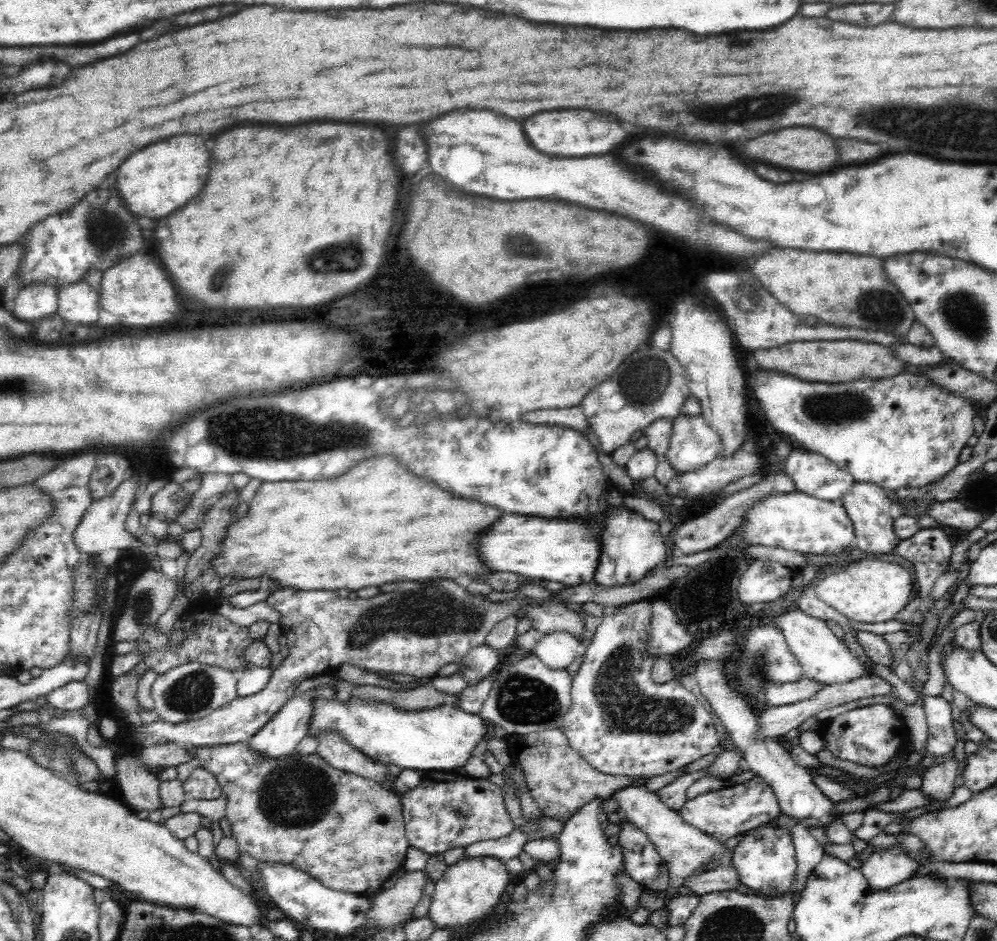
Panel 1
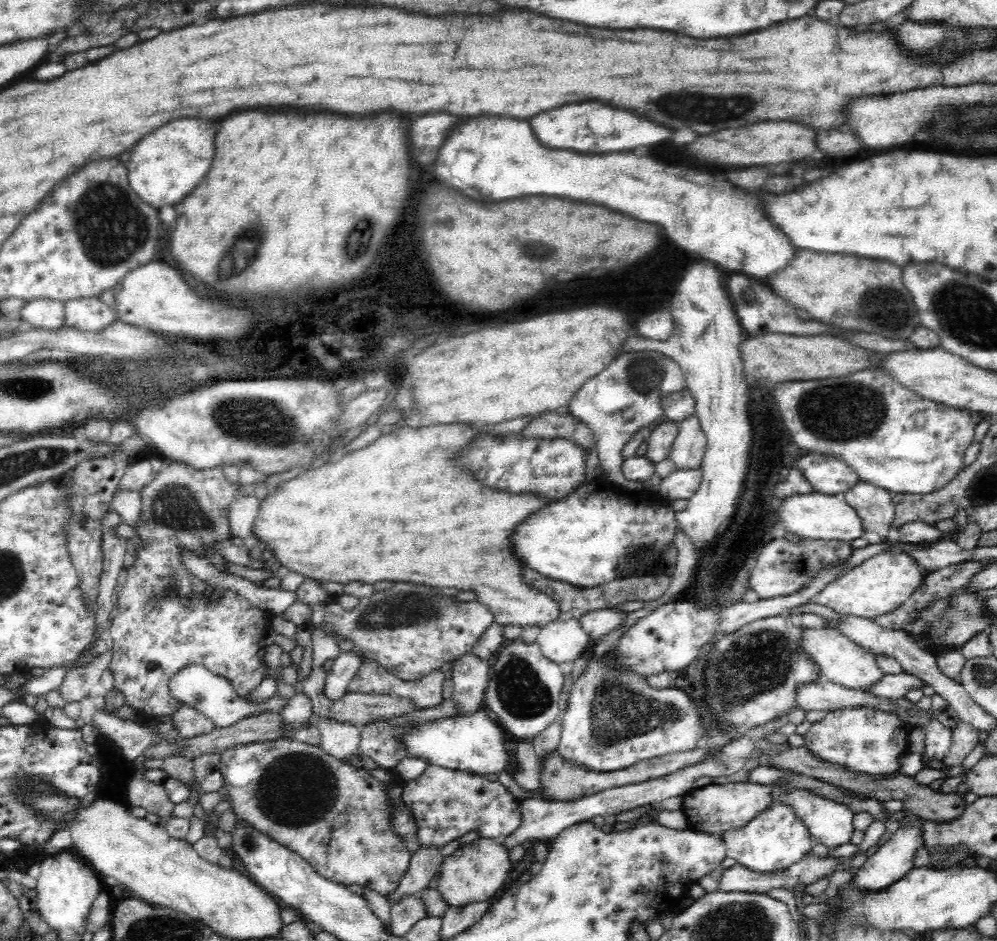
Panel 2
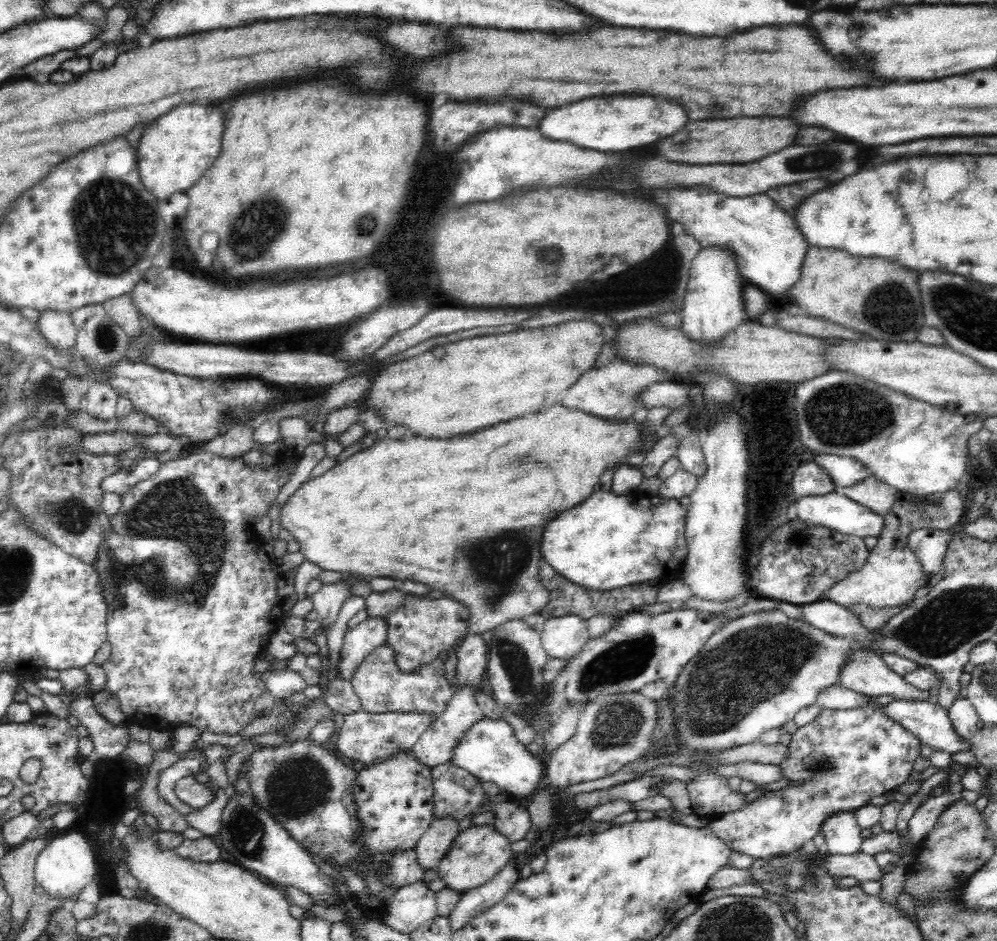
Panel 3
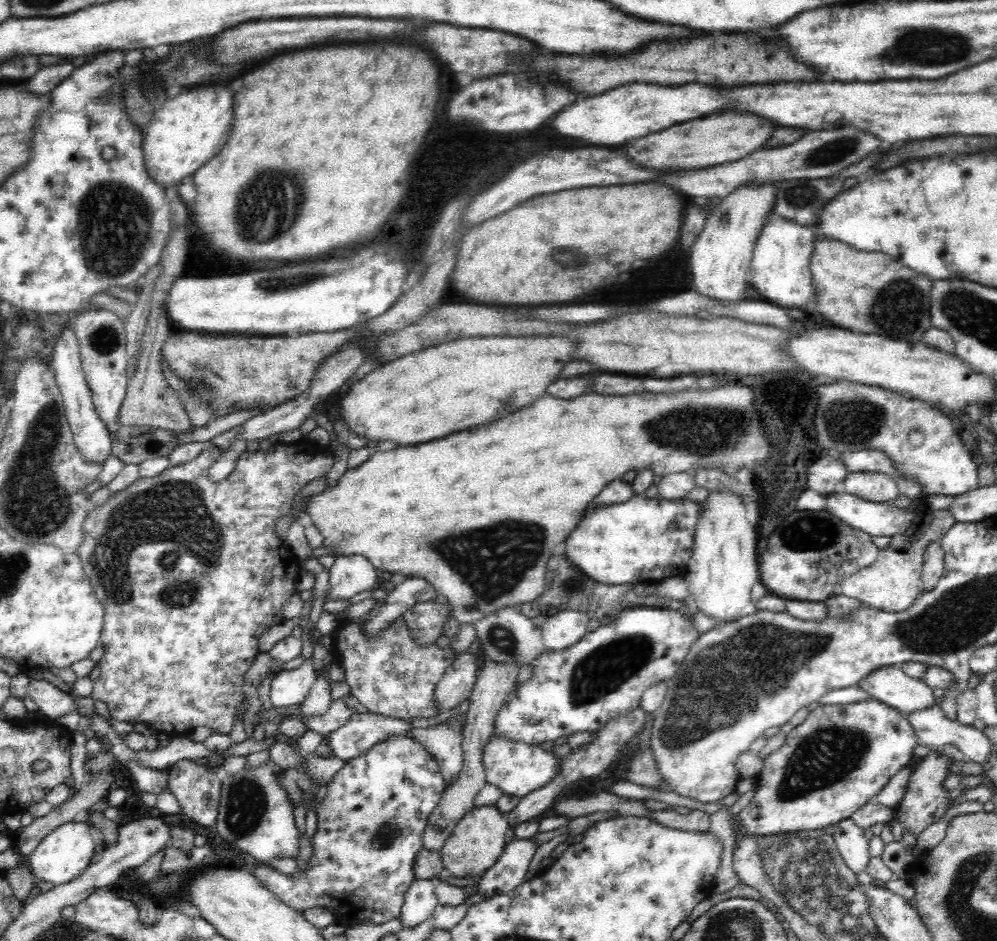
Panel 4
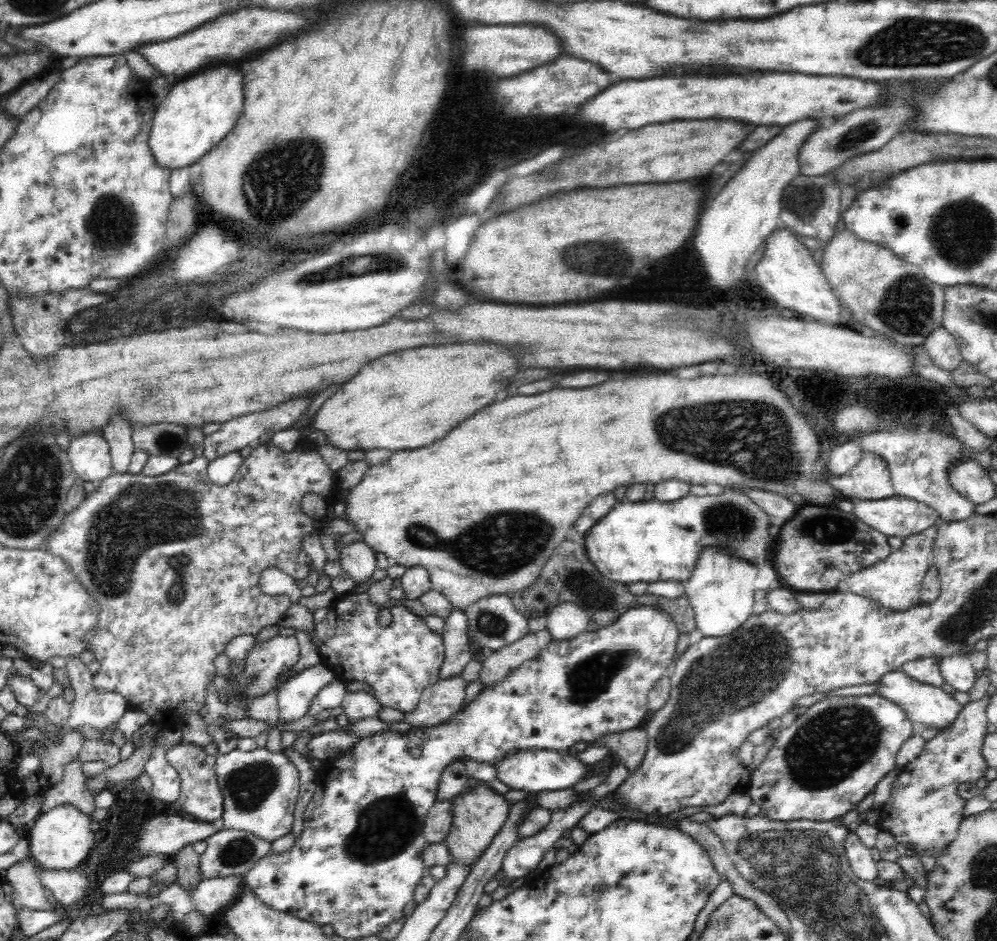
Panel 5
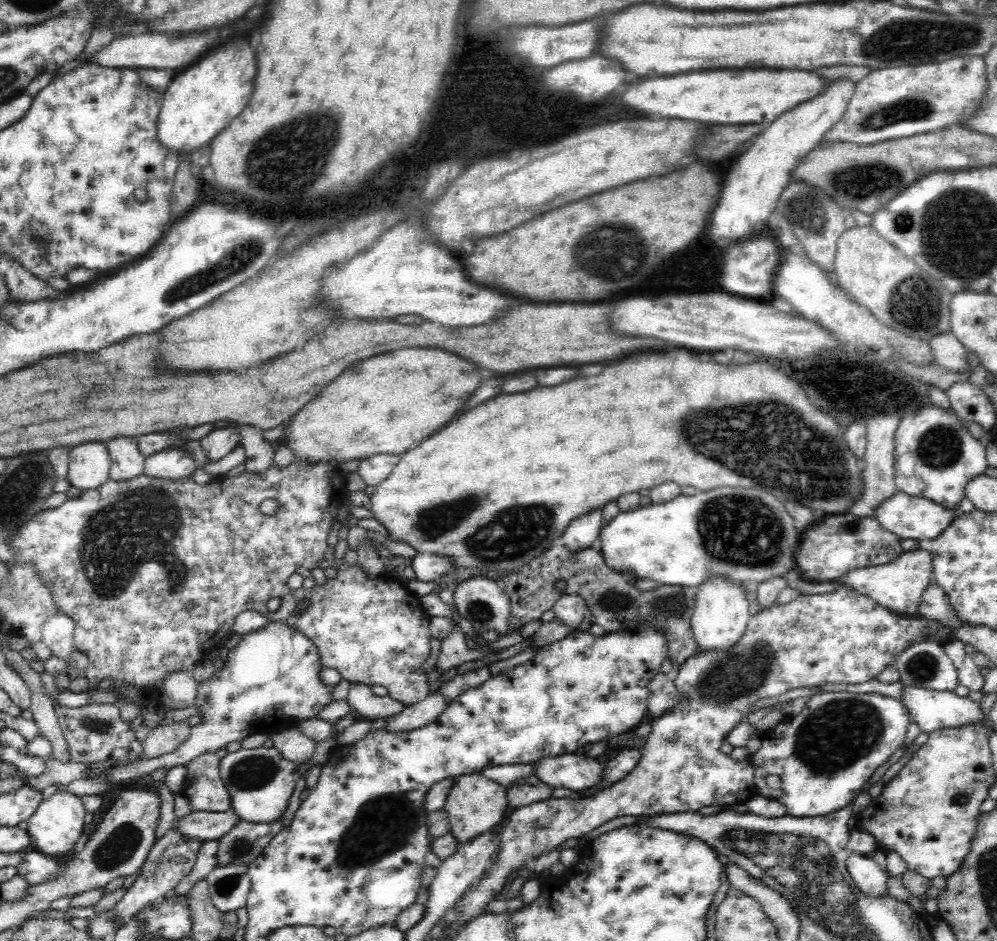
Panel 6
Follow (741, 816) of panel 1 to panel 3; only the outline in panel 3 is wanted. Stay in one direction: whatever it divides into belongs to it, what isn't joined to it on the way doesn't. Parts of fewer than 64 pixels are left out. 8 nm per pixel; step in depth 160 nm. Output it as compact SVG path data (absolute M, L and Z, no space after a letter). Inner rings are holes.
M706 765L688 766L699 775L687 784L692 814L710 821L729 812L743 809L748 802L746 794L728 787L728 779L714 775Z

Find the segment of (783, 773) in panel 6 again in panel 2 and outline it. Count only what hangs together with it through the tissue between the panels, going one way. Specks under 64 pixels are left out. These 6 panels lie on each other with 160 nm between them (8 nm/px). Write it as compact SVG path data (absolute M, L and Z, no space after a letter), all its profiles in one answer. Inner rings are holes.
M872 707L843 708L827 712L820 721L815 722L803 736L805 746L820 760L838 764L846 770L890 776L898 774L898 758L908 752L907 736L910 728L890 714ZM774 800L773 805L760 813L753 821L750 821L742 830L730 830L724 834L727 857L746 870L752 870L756 874L780 874L790 870L790 866L796 865L804 858L813 844L806 825L794 816L792 807L780 805Z

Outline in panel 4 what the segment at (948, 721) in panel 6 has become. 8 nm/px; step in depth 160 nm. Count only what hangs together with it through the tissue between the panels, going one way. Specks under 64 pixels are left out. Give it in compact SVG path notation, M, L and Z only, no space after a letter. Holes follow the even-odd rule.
M897 665L880 666L858 680L856 685L872 699L895 708L901 714L935 704L932 689L922 679L910 678Z

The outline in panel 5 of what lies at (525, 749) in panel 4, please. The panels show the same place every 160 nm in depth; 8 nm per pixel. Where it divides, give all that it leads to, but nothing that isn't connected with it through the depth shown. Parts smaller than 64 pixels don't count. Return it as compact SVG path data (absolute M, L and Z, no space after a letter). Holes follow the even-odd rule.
M518 750L494 762L494 773L498 781L508 786L508 790L524 791L528 796L536 792L564 790L581 782L586 776L587 766L567 752L553 750Z

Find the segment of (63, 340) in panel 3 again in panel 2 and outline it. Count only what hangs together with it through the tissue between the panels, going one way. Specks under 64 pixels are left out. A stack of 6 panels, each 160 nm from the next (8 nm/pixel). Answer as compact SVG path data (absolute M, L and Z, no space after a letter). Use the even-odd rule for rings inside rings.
M34 298L25 302L19 317L26 318L36 328L54 330L63 325L64 302L53 298Z

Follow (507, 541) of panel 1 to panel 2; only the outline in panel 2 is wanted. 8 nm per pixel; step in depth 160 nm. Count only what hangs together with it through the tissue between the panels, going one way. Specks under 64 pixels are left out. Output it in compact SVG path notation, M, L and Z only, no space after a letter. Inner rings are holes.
M578 490L566 500L544 506L522 520L510 534L510 547L522 568L575 587L597 587L626 574L628 556L642 546L651 546L661 558L678 526L674 512L669 502L658 506L638 500L622 504L622 498L608 490L590 494Z

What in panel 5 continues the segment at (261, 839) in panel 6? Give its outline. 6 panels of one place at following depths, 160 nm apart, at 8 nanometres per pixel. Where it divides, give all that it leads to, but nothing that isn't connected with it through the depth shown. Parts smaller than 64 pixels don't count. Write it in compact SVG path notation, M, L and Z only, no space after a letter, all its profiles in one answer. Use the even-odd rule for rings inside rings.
M224 830L212 834L206 841L206 851L200 855L199 872L201 880L212 880L233 875L242 875L271 852L271 843L264 842L254 834L244 831Z

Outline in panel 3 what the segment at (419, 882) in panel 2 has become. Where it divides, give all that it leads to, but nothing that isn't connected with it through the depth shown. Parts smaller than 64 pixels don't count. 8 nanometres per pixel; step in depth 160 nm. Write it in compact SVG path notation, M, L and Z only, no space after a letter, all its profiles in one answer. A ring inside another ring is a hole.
M448 817L433 819L428 831L413 849L417 854L418 864L425 872L436 870L458 834L458 822Z

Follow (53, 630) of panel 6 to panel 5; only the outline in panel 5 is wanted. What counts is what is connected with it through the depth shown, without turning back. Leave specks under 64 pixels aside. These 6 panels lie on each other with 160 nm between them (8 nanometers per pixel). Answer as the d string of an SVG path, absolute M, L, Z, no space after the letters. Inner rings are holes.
M80 657L65 659L75 699L71 704L71 717L64 726L70 729L90 727L100 734L114 725L116 728L117 720L129 709L124 697L108 691L99 693L93 687L93 675Z

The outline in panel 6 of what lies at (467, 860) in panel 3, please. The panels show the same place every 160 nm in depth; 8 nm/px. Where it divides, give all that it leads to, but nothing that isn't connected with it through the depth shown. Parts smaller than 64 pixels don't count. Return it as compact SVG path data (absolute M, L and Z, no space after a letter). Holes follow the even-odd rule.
M472 773L460 775L453 784L447 796L443 809L449 820L450 834L460 846L472 842L474 838L490 832L506 822L508 810L507 787L494 781L489 781L484 775Z

